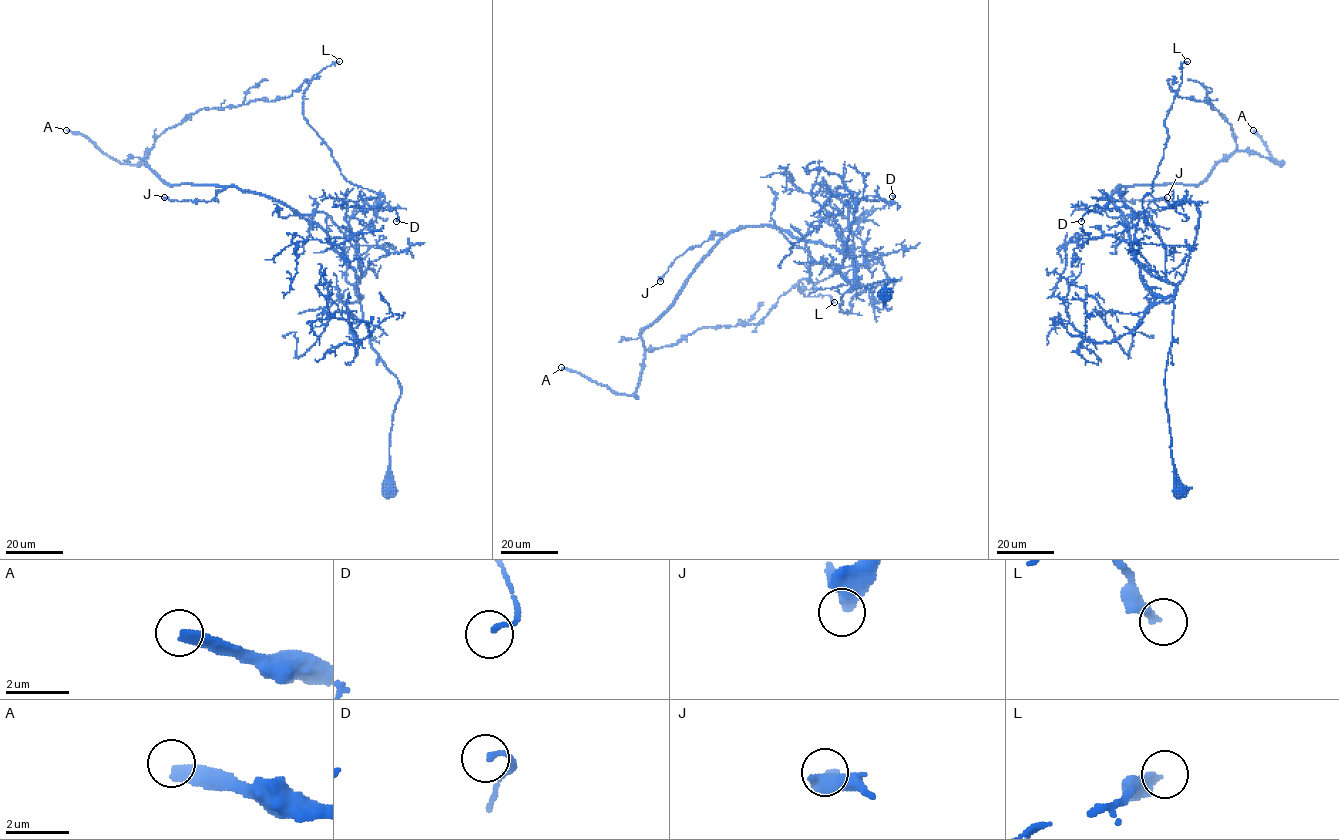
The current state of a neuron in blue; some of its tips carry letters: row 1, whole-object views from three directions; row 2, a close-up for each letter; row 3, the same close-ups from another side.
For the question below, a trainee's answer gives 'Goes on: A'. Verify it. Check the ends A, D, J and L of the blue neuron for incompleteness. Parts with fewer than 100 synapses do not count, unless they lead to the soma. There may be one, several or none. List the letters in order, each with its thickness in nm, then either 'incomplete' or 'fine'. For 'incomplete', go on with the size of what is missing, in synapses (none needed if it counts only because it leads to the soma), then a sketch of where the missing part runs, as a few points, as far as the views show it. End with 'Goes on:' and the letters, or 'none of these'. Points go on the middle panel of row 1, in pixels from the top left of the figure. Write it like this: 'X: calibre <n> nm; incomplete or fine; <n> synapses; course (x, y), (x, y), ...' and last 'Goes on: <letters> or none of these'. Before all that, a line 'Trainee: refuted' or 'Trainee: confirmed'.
Trainee: confirmed
A: calibre 340 nm; incomplete; 400 synapses
D: calibre 150 nm; fine
J: calibre 480 nm; fine
L: calibre 360 nm; fine
Goes on: A

